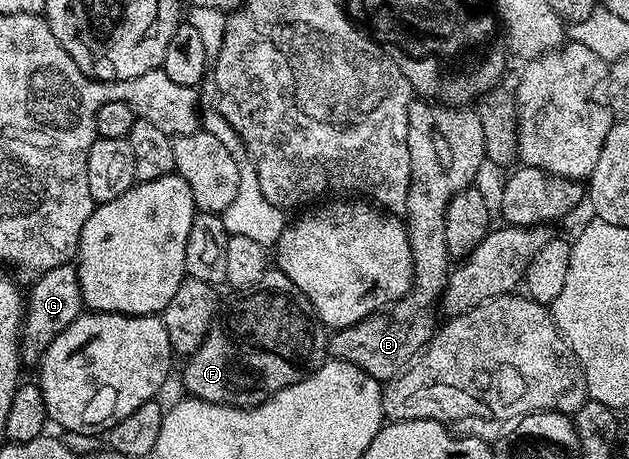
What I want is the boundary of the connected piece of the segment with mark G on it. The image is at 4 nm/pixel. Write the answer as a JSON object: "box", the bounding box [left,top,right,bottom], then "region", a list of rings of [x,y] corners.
{"box":[20,264,85,366],"region":[[[75,264],[53,267],[51,271],[35,278],[31,285],[32,290],[26,293],[24,320],[20,327],[20,360],[25,366],[35,366],[43,357],[46,347],[50,347],[58,334],[66,331],[66,327],[70,327],[70,323],[74,323],[74,319],[78,319],[85,308]]]}

